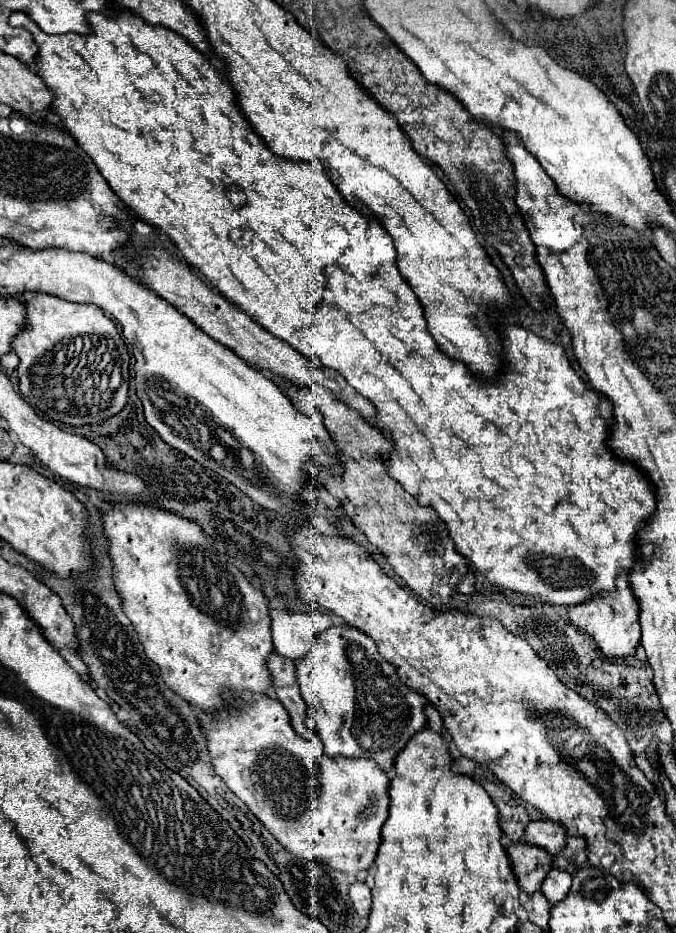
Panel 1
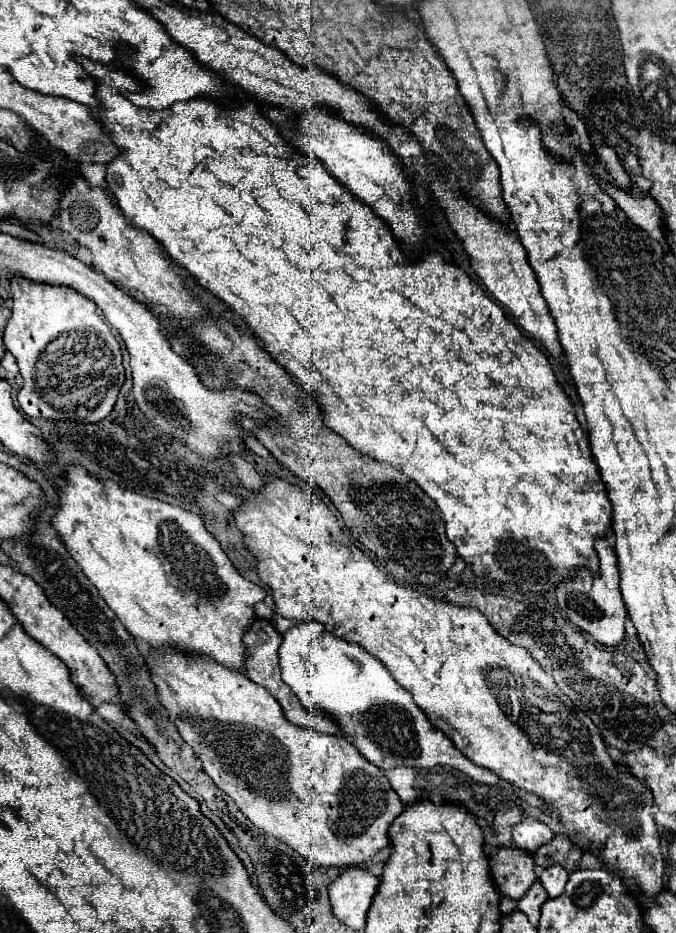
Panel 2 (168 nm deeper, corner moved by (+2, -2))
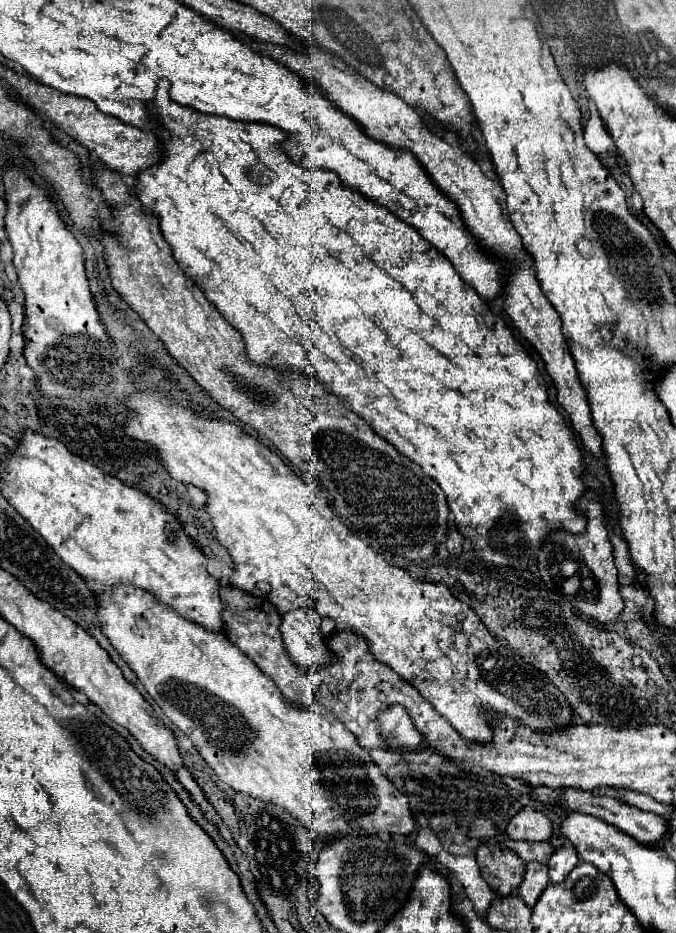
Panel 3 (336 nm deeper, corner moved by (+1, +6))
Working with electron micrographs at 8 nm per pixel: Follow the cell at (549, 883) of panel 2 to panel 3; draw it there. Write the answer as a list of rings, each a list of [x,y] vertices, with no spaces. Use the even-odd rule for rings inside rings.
[[[565,846],[557,848],[553,852],[553,856],[549,858],[549,878],[551,878],[551,882],[561,884],[577,864],[579,864],[579,858],[577,858],[577,852],[573,850],[573,846],[571,848],[565,848]]]

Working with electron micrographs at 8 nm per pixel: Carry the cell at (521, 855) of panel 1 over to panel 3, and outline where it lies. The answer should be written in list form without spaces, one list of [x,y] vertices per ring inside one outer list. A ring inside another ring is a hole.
[[[485,842],[477,848],[477,864],[481,868],[483,880],[499,894],[509,896],[513,888],[517,890],[523,876],[525,864],[517,854],[497,842]]]

